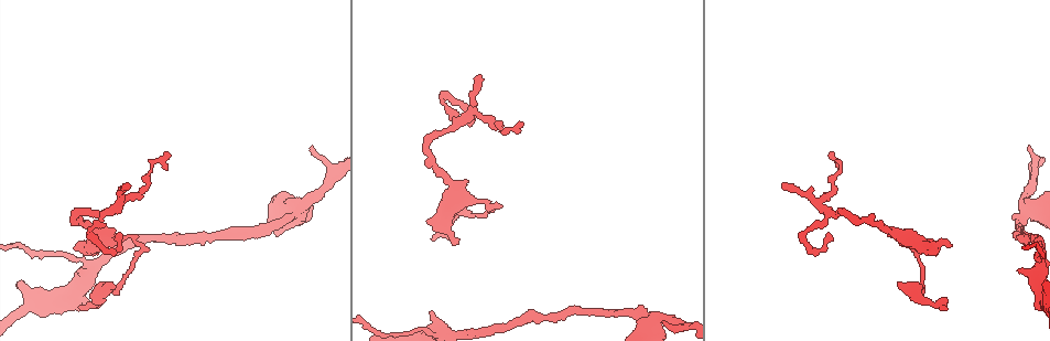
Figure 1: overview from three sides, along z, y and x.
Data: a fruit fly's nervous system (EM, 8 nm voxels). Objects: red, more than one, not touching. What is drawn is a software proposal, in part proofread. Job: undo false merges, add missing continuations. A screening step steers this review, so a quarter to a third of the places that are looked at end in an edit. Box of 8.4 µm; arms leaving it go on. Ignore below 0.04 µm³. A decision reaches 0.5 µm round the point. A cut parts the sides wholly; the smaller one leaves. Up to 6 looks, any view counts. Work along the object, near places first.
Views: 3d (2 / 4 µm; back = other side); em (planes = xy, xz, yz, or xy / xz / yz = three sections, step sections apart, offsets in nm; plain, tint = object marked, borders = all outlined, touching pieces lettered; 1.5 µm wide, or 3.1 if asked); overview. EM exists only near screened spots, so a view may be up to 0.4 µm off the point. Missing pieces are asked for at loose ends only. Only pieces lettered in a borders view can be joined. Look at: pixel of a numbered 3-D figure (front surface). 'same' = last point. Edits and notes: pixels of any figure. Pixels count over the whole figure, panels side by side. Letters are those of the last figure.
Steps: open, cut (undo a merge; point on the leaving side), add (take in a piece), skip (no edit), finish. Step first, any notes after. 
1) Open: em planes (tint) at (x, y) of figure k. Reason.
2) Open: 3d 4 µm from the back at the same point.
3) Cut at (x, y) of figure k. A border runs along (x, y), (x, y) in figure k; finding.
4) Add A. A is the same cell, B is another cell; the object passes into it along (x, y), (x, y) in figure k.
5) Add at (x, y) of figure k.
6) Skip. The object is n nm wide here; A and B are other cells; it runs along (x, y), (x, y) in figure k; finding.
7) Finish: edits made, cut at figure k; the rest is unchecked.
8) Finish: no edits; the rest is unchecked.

Open: 3d 2 µm at (458, 240) of figure 1. Branch stops here.

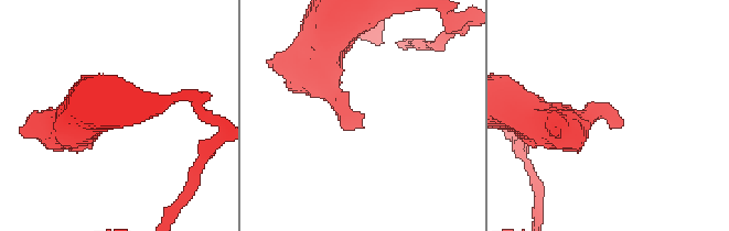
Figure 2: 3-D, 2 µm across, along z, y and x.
Open: em xz step 4 (tint) at (608, 116) of figure 2.

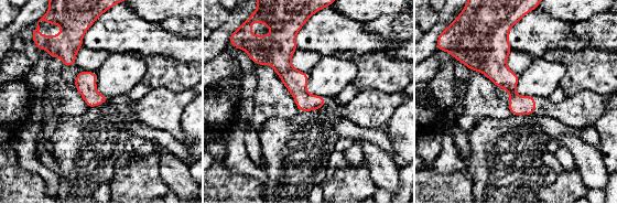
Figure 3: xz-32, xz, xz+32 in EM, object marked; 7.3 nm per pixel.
Open: em xz step 4 (borders) at the same point. See the neighbours.

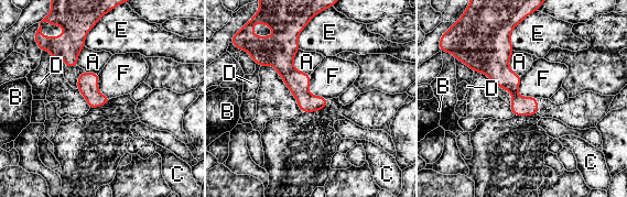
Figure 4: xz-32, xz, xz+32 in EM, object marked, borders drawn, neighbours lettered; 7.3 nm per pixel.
Skip. The longest contact is with E, 220 nm; A, B, C, D, E and F are other cells; it runs along (294, 35), (287, 70), (320, 107) in figure 4; no lettered piece goes on from it.

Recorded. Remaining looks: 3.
Open: em planes (borders) at (1029, 211) of figure 1. A fork.

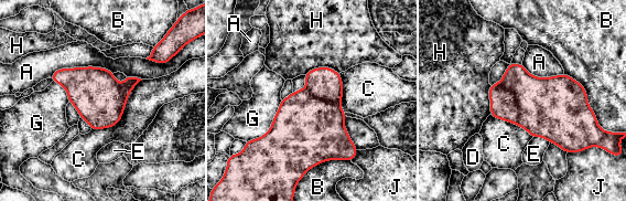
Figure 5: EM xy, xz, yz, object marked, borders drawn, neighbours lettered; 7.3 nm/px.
Cut at (548, 107) of figure 5. A, B, C, D, E, G, H and J are other cells; a border runs along (500, 81), (514, 96), (517, 123) in figure 5; two cells meet here.

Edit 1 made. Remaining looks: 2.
Finish: edits made, cut at figure 5; the rest is unchecked.

